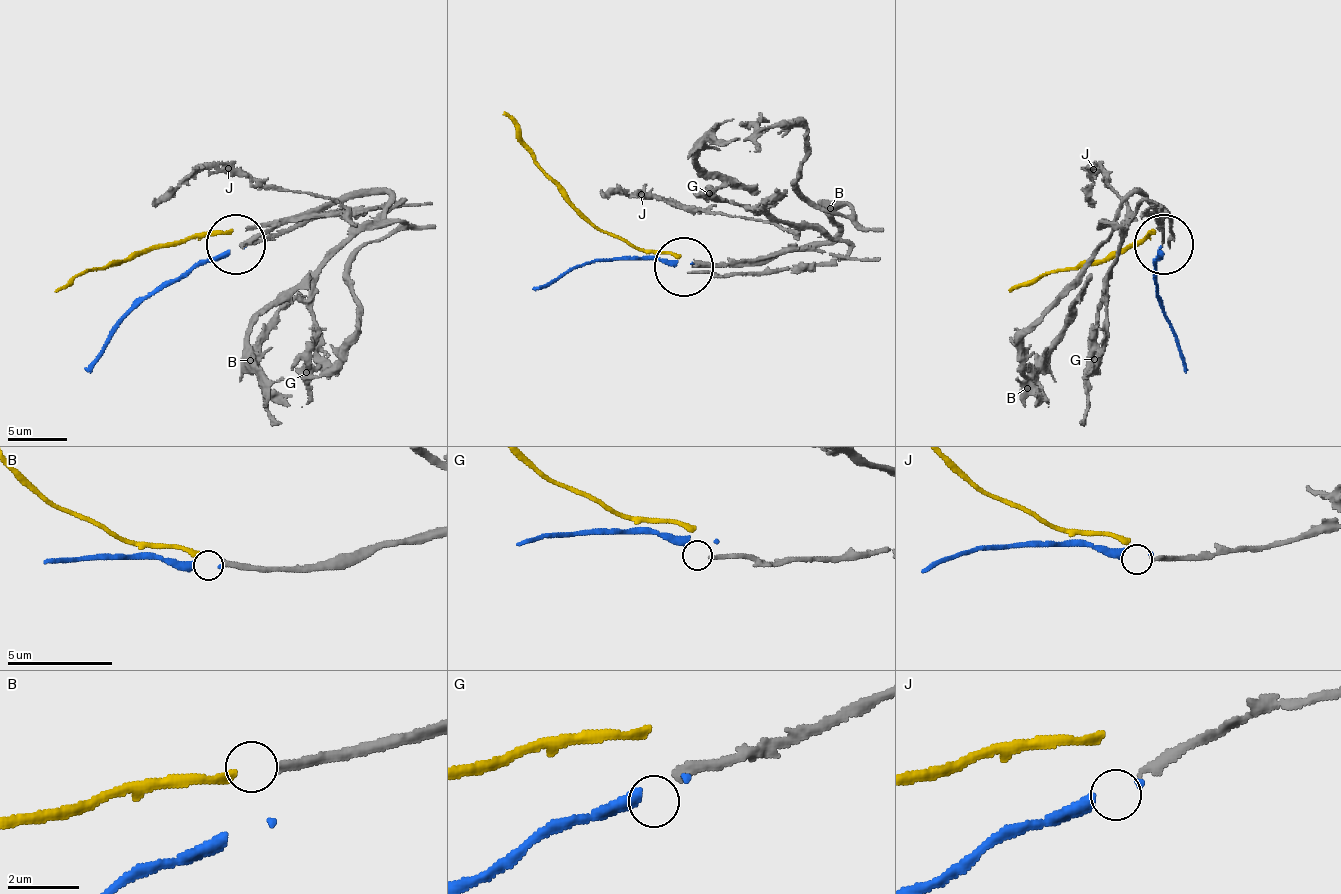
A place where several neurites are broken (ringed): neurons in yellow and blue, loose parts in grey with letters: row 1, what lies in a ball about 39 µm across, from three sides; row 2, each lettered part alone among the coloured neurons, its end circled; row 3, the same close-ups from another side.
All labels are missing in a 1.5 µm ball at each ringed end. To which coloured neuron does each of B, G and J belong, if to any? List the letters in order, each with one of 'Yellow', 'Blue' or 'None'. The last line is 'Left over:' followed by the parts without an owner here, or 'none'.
B: Yellow
G: None
J: Blue
Left over: G

